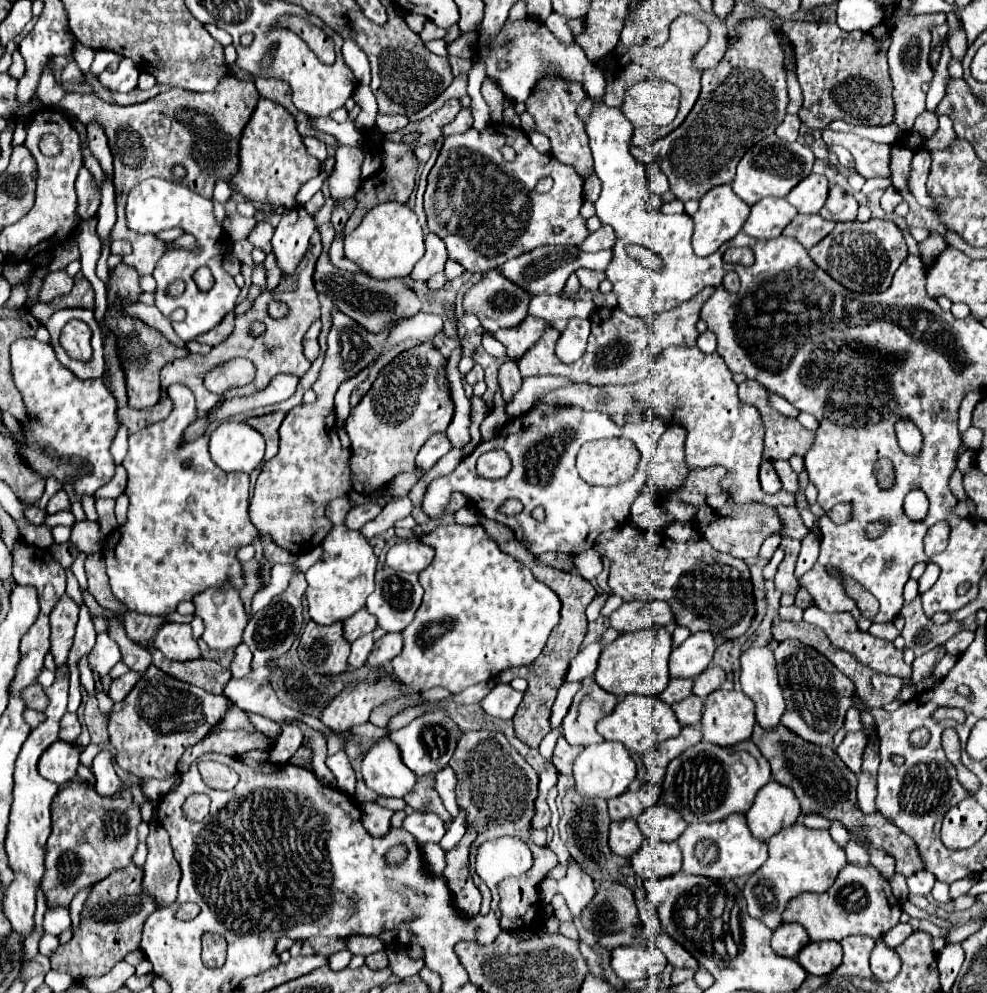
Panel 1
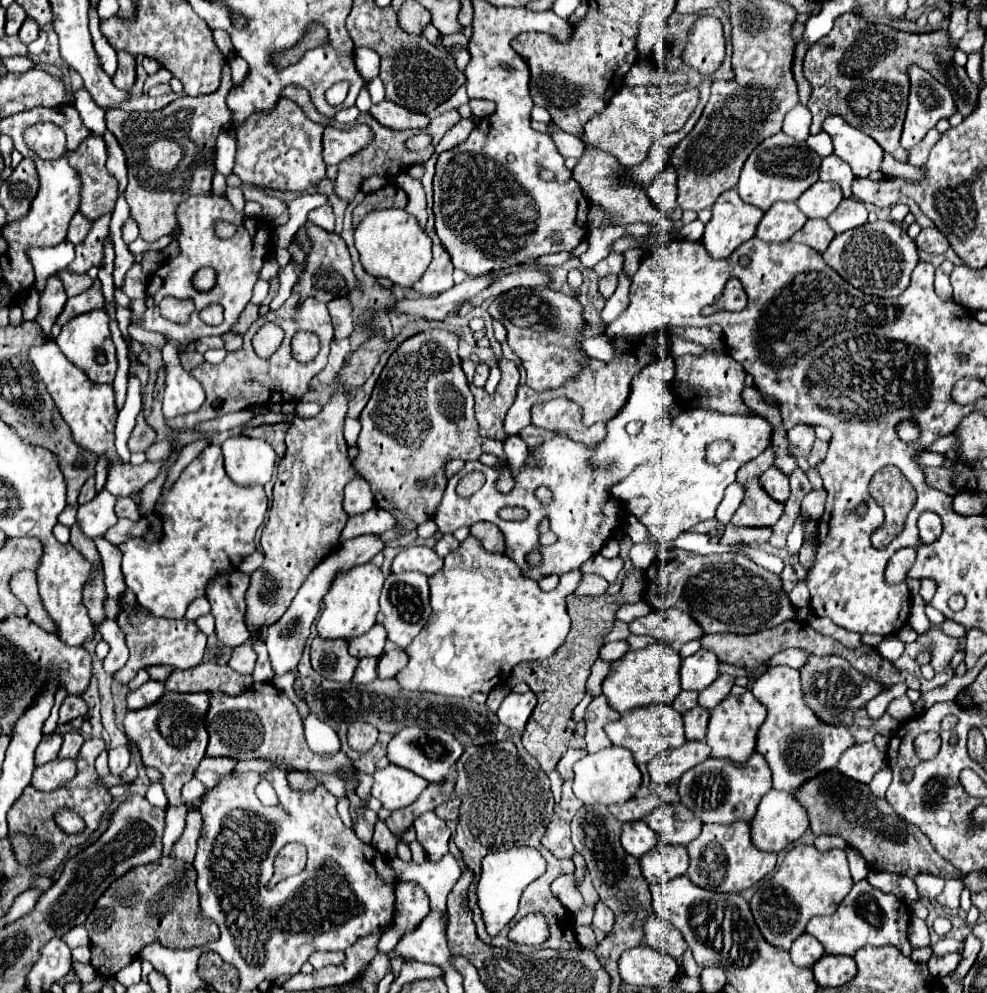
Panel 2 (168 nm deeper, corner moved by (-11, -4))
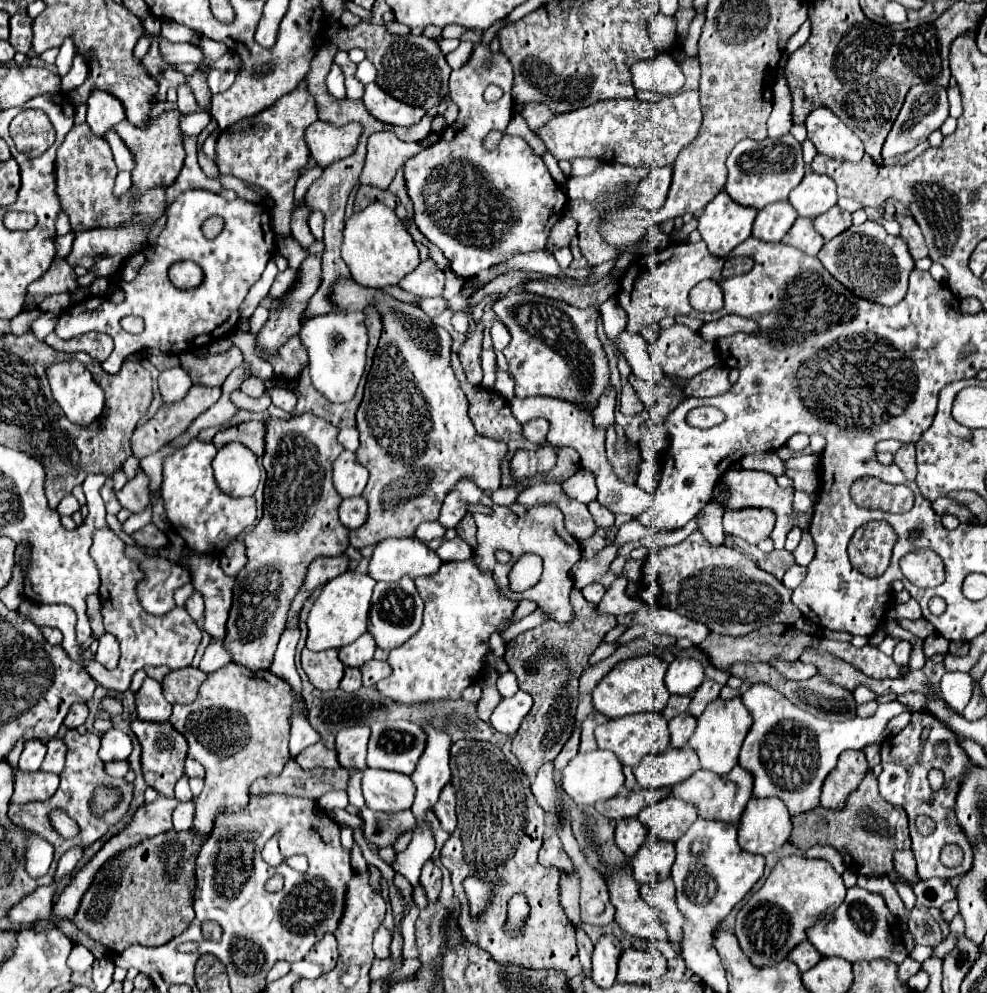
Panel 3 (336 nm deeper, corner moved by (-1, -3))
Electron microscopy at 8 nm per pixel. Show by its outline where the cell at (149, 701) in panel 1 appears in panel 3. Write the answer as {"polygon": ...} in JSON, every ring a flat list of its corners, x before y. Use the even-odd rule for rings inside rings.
{"polygon":[[132,720,132,732,138,736,142,746,142,774,150,788,154,788,160,796,172,798,176,782,184,776,184,760,188,752,186,738,170,724,170,722,146,722,146,720]]}

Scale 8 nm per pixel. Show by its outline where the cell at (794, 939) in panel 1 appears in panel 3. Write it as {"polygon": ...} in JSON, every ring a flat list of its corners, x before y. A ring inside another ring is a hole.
{"polygon":[[804,940,804,942,800,942,800,944,788,954,788,958,800,968,800,972,806,972,806,970,810,970,822,956,818,954,818,950,816,950,808,940]]}

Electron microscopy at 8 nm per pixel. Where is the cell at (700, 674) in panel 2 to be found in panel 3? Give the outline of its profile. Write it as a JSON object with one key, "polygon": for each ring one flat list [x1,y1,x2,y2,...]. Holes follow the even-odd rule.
{"polygon":[[674,658,666,672,670,694,692,694,704,682,704,666,696,658]]}

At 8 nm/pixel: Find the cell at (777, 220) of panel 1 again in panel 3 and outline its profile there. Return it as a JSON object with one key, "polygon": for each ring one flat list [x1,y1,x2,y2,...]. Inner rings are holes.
{"polygon":[[788,200,772,202,762,210,758,210,758,216,752,226,752,236,766,242,780,242,792,228,796,218,798,214]]}

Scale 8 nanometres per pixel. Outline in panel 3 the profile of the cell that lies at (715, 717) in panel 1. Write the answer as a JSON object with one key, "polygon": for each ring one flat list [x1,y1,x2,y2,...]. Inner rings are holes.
{"polygon":[[736,696,732,700,718,698,698,718,698,728,692,734,692,738,688,740,688,746,698,752,702,768,724,776,738,764,740,746,742,746,742,742,746,738,746,732,750,730,750,724,752,724,752,716,746,710,746,706,742,704,740,696]]}

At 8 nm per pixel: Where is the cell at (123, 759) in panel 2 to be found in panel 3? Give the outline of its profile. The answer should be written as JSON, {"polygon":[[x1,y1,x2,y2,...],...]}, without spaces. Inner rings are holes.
{"polygon":[[108,730,102,736,102,746,100,746,100,758,102,762,112,762,112,760,126,760,132,752,132,742,128,734,120,730]]}

